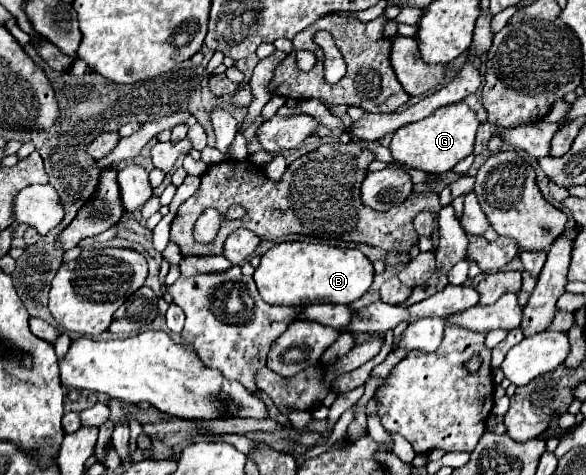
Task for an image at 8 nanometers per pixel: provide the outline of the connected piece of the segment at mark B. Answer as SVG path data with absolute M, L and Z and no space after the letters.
M282 242L270 248L254 272L254 282L264 302L276 306L306 306L318 302L352 304L374 280L372 262L352 248L334 248L310 242Z

